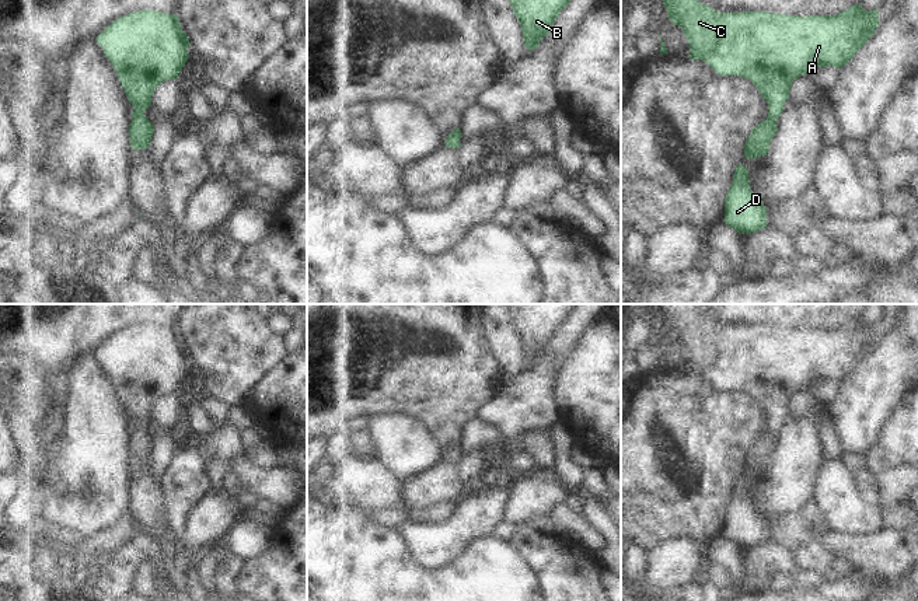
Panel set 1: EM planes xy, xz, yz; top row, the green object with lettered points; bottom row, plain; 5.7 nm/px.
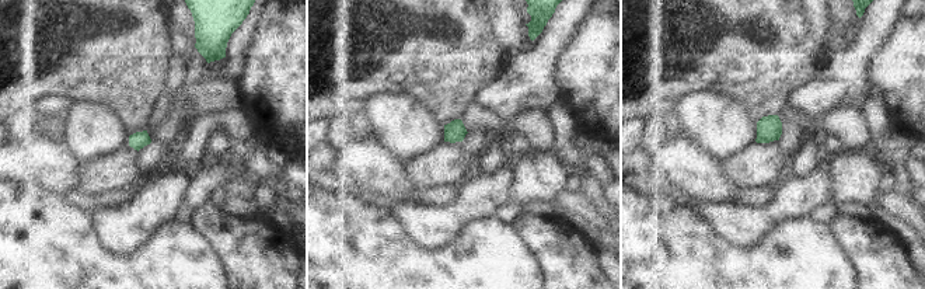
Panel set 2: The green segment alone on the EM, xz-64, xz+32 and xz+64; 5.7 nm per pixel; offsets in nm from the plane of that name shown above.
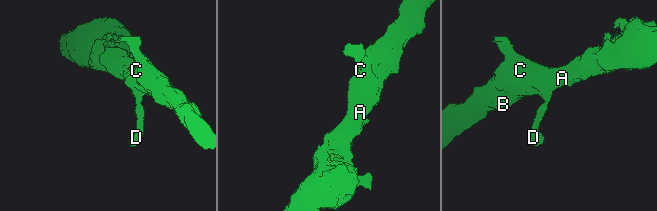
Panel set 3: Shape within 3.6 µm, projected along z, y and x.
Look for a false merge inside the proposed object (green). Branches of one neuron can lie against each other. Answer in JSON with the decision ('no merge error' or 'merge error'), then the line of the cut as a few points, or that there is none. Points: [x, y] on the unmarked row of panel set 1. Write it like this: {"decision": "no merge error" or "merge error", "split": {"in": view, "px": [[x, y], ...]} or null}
{"decision": "no merge error", "split": null}

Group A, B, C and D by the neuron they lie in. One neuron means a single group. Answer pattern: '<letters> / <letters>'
A B C D

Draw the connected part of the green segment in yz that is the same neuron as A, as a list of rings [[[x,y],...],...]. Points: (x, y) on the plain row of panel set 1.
[[[657,304],[670,335],[684,343],[690,373],[706,375],[720,389],[750,394],[768,417],[768,431],[758,437],[744,458],[744,471],[765,469],[778,445],[776,433],[789,412],[795,392],[817,381],[844,381],[875,347],[879,324],[866,325],[862,317],[835,329],[788,329],[768,325],[718,326],[701,317],[692,304]]]

